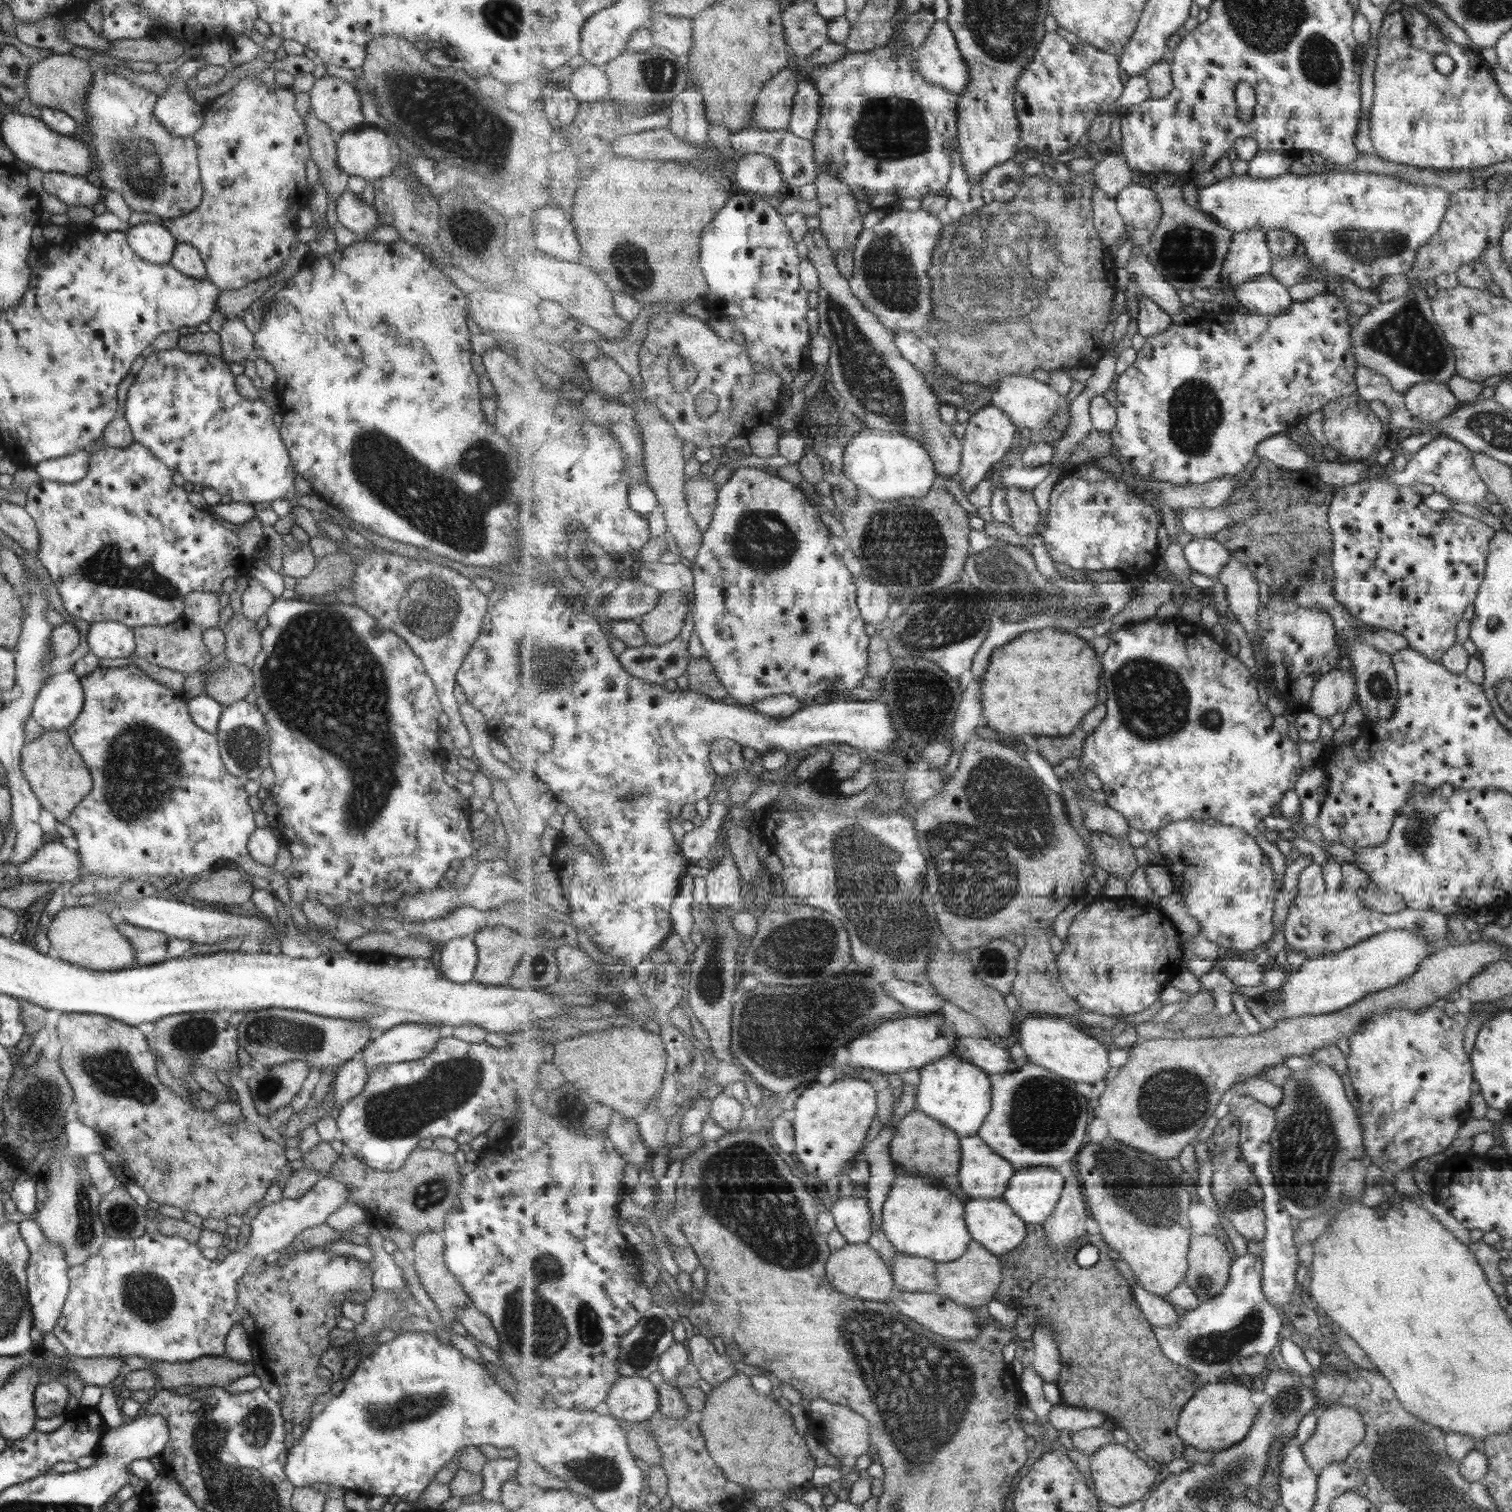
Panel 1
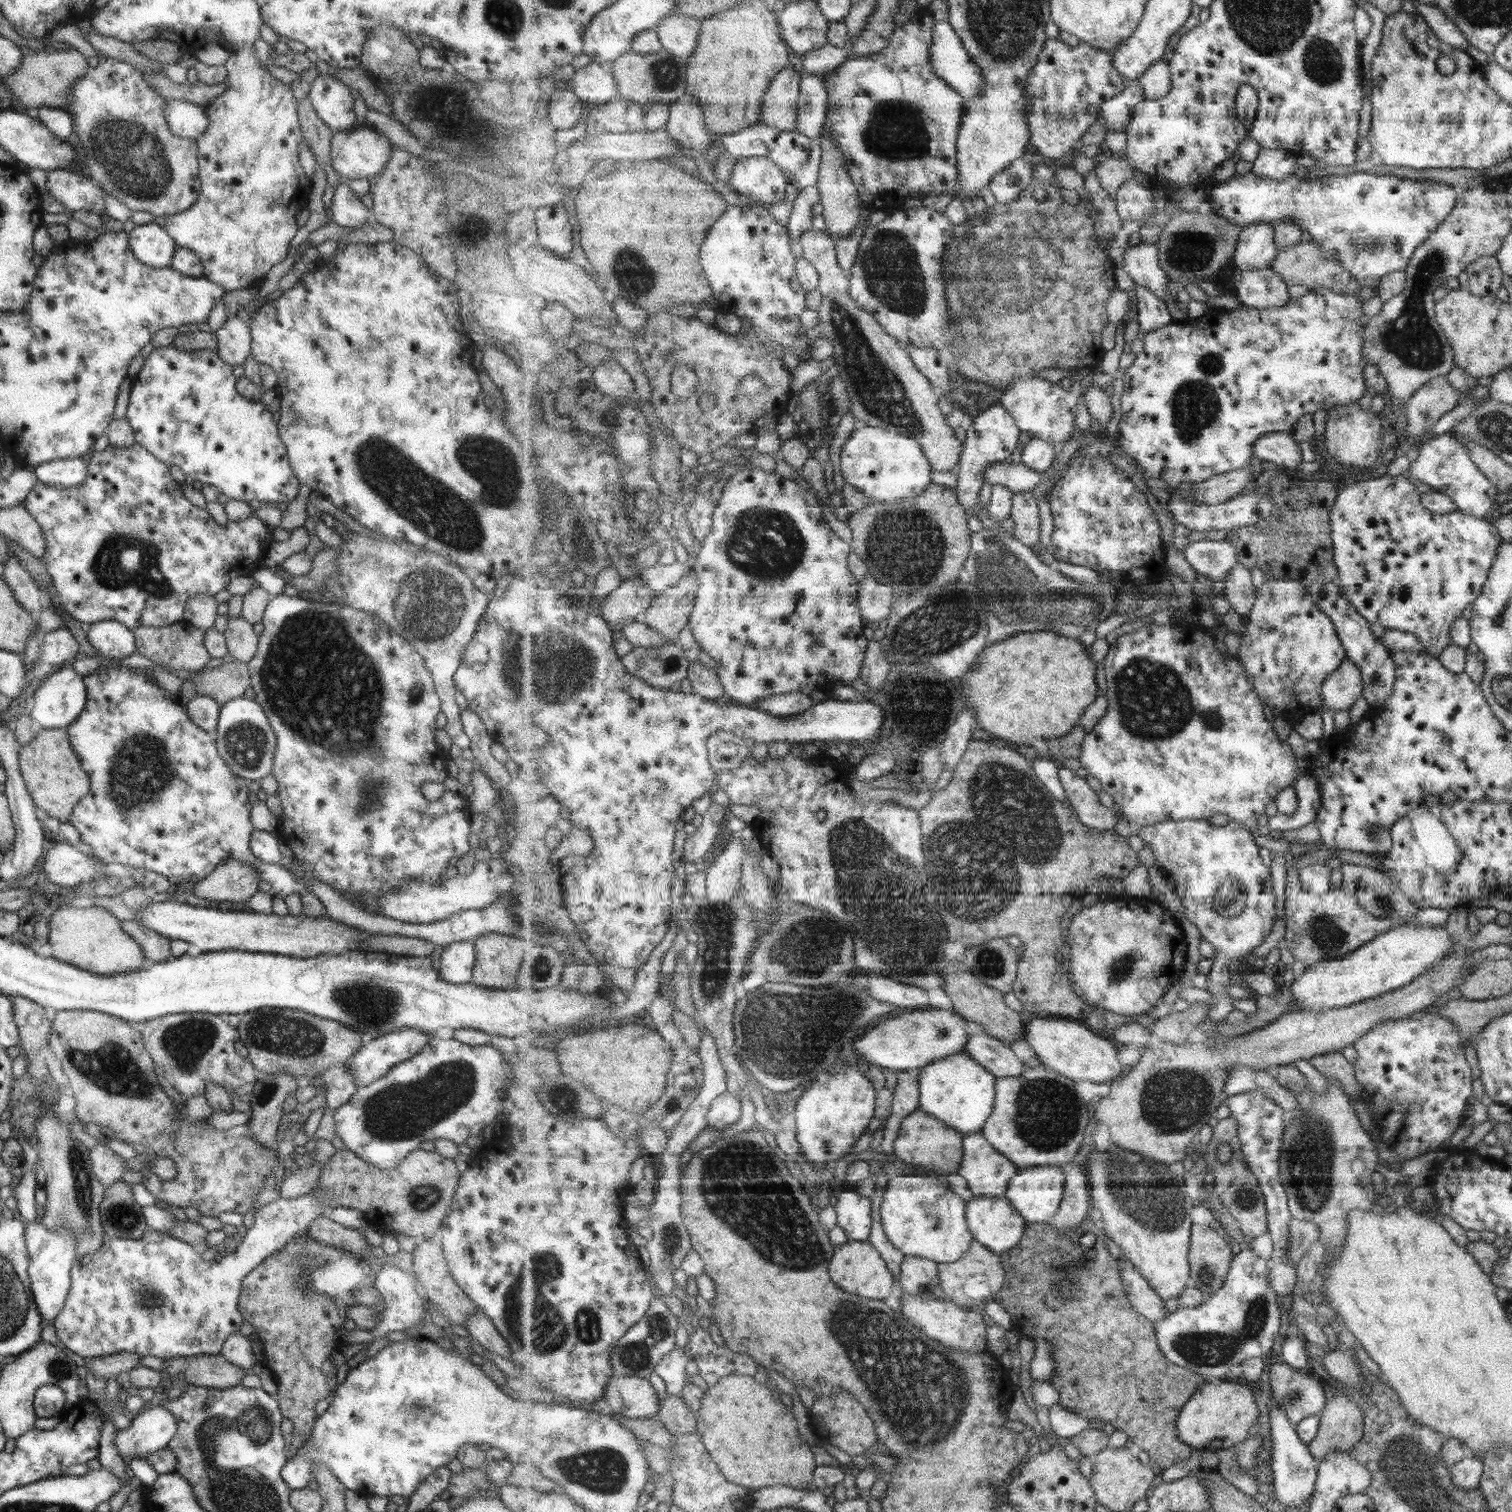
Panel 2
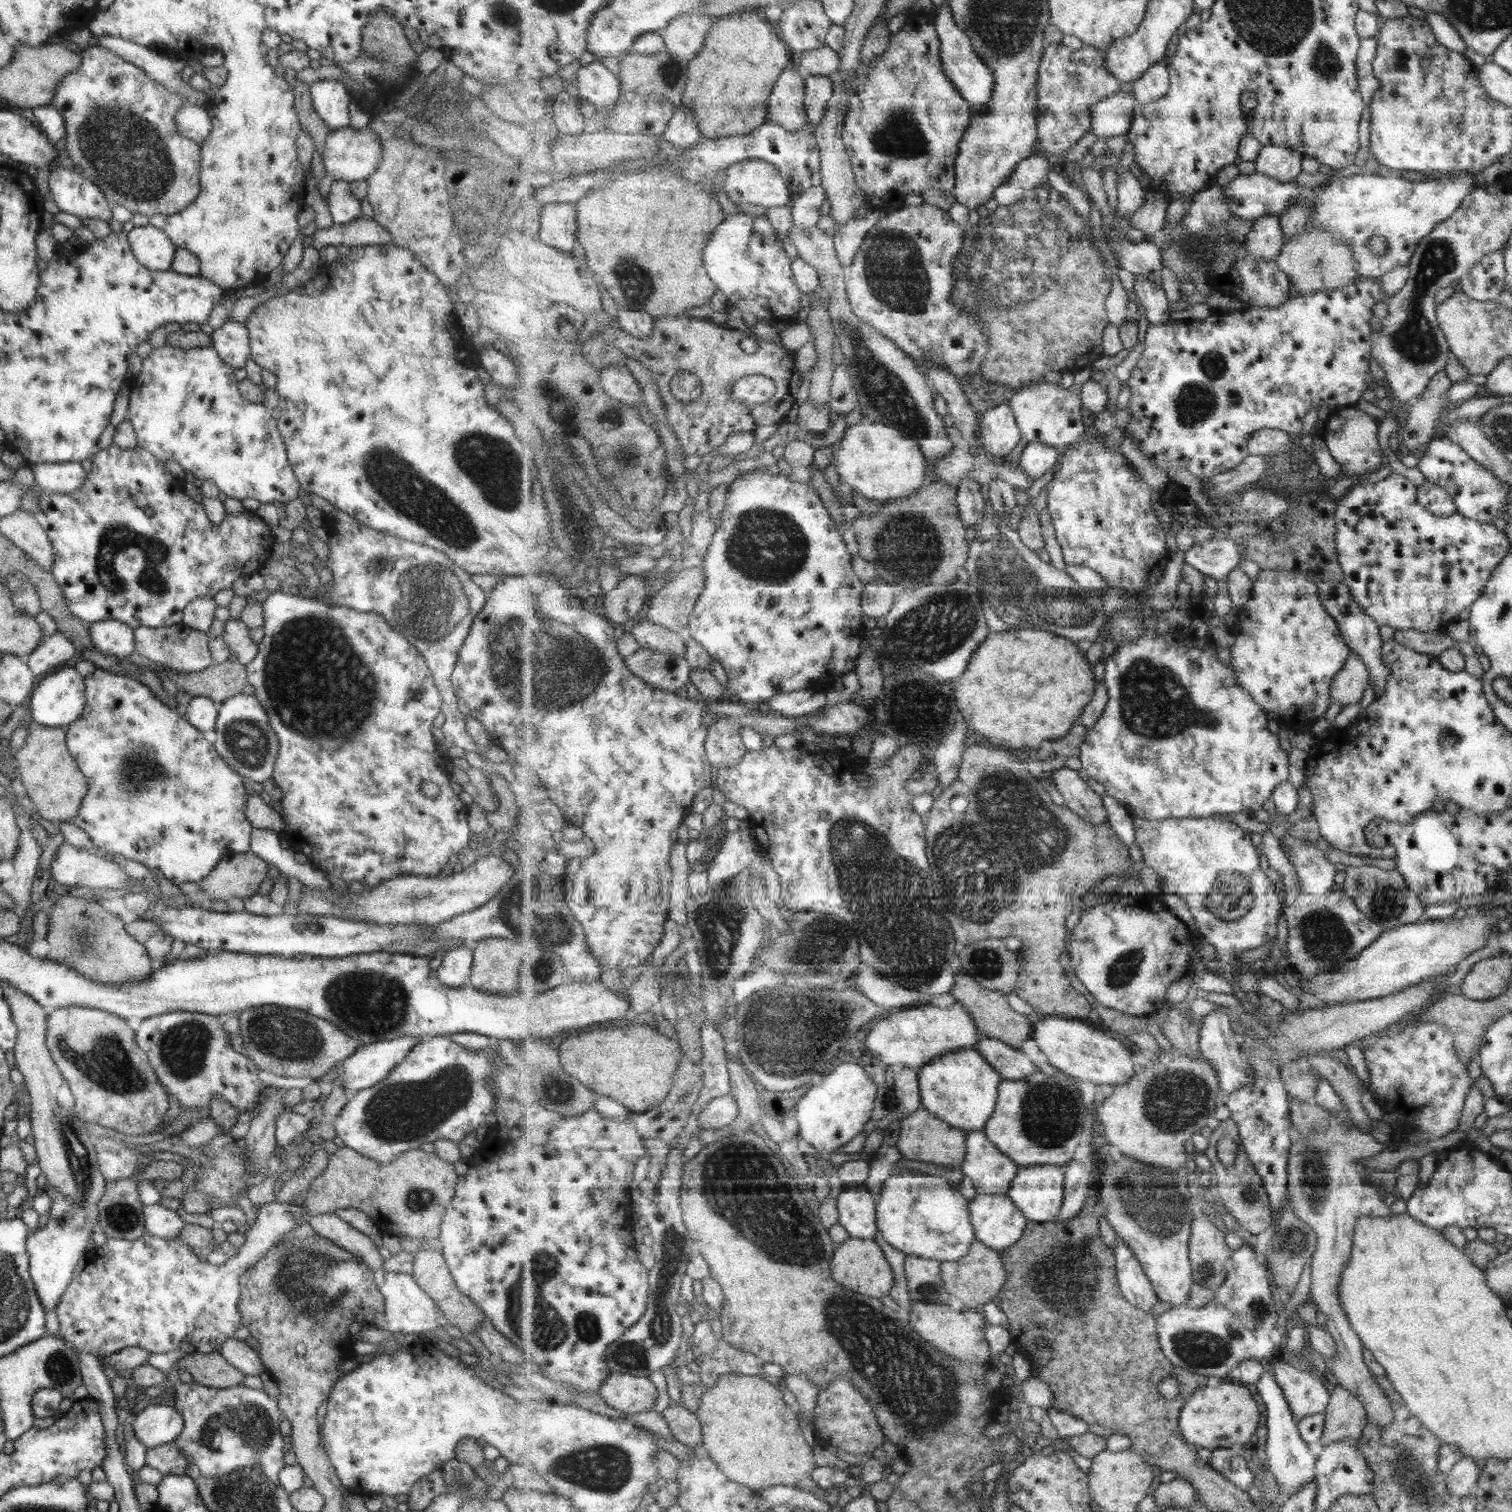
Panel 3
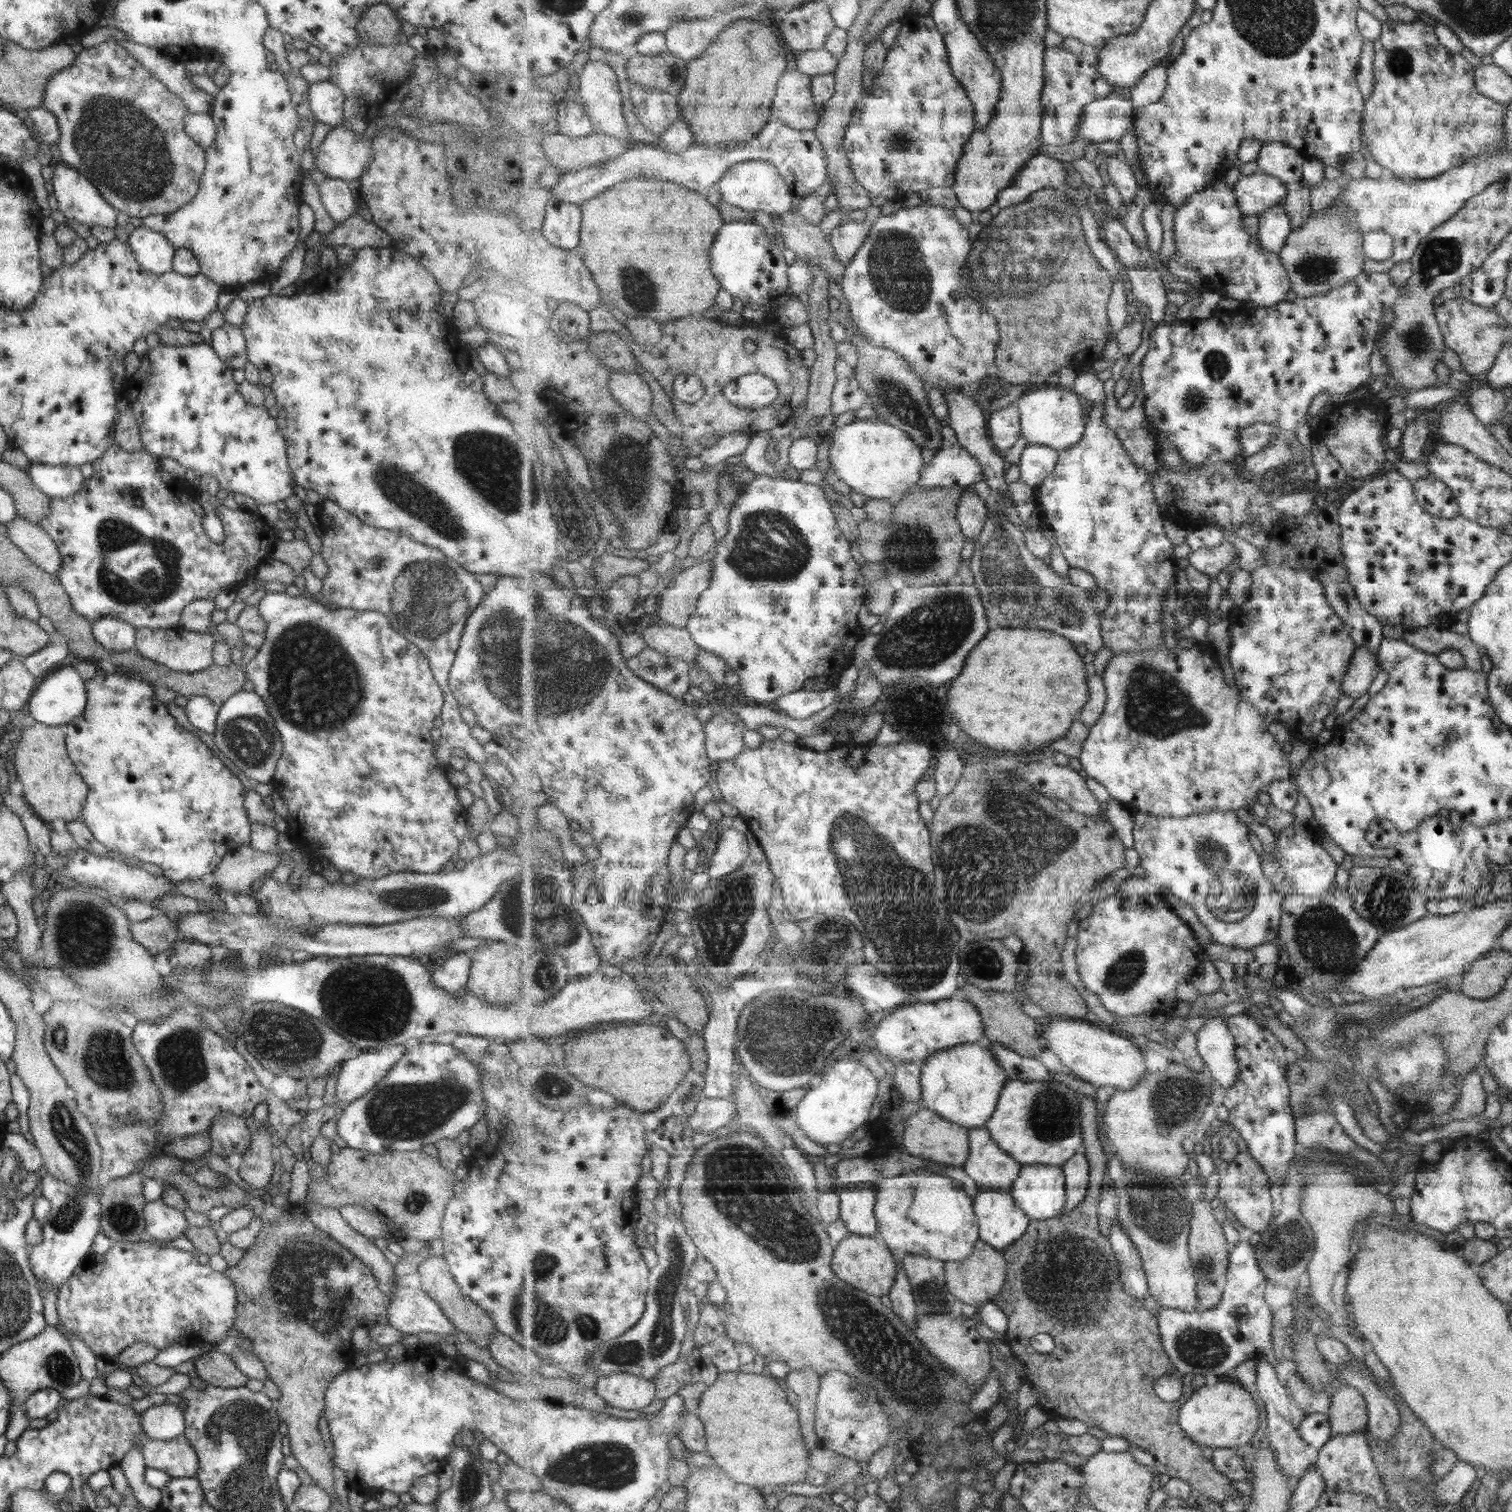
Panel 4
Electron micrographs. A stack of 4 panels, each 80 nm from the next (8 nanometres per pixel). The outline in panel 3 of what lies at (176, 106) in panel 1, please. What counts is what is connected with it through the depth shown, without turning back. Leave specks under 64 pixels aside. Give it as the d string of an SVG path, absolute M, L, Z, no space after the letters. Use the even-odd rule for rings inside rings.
M183 104L174 116L177 133L201 146L211 130L211 120L205 106Z

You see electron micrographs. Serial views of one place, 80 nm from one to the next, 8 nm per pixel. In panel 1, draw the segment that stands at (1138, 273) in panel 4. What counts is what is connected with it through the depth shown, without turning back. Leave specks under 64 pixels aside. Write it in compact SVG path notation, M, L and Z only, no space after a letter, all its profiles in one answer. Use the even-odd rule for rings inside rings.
M1139 291L1139 313L1137 315L1139 334L1146 338L1155 336L1172 325L1171 315L1165 312L1159 304Z

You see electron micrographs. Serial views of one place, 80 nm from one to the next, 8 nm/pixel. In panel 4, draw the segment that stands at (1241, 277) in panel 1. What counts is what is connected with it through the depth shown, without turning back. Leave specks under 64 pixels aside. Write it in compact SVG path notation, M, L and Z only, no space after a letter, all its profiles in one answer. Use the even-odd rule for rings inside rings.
M1281 201L1277 207L1270 208L1260 215L1260 229L1257 234L1262 248L1277 255L1285 248L1289 235L1293 232L1292 222L1283 204Z

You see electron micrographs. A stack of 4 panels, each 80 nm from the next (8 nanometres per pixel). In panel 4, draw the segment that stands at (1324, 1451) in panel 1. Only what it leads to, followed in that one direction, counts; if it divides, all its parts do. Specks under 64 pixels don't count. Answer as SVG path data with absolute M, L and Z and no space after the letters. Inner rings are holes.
M1340 1385L1331 1397L1326 1412L1330 1438L1341 1434L1353 1434L1367 1428L1367 1404L1359 1390Z

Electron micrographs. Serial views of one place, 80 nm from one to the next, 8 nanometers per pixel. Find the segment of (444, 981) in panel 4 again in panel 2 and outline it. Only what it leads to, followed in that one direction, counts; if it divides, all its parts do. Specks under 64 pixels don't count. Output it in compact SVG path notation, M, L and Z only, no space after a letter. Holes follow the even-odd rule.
M472 940L452 942L440 953L440 977L449 984L467 984L472 977L475 962Z

